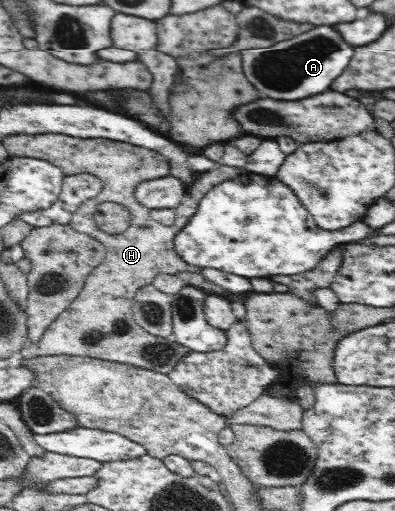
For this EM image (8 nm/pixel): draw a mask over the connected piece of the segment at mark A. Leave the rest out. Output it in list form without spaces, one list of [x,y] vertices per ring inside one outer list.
[[[313,26],[309,32],[290,38],[283,42],[273,44],[267,48],[251,48],[242,50],[243,72],[251,84],[259,89],[261,98],[273,98],[275,100],[303,100],[315,94],[321,94],[329,90],[332,82],[347,68],[351,54],[354,54],[354,46],[345,42],[345,38],[335,29],[335,26],[318,28]]]

